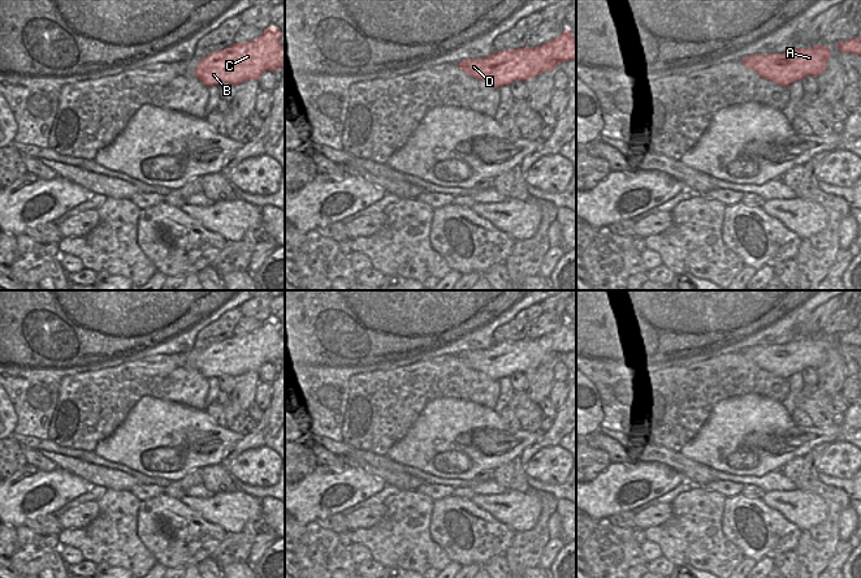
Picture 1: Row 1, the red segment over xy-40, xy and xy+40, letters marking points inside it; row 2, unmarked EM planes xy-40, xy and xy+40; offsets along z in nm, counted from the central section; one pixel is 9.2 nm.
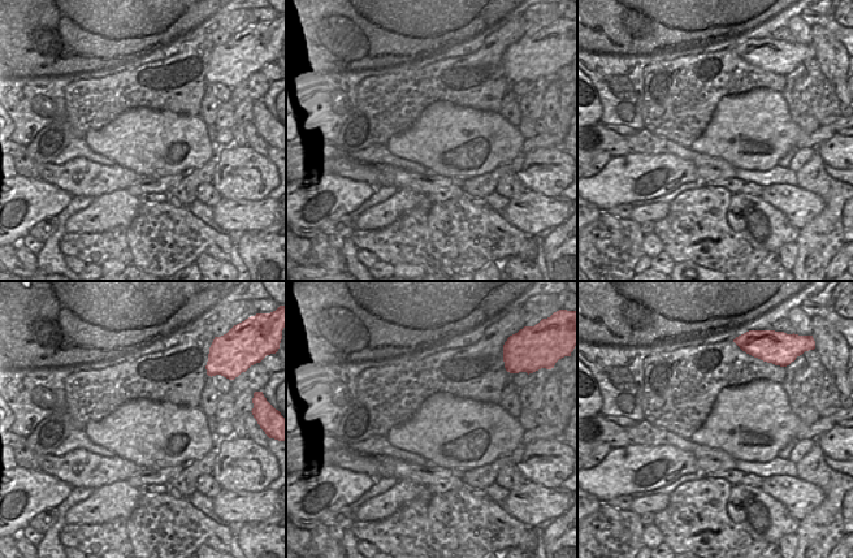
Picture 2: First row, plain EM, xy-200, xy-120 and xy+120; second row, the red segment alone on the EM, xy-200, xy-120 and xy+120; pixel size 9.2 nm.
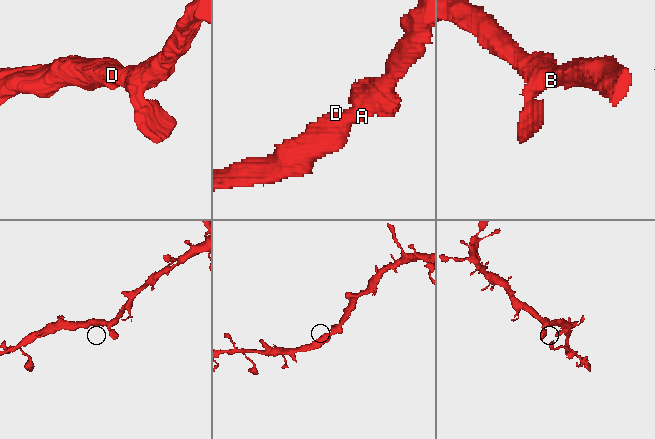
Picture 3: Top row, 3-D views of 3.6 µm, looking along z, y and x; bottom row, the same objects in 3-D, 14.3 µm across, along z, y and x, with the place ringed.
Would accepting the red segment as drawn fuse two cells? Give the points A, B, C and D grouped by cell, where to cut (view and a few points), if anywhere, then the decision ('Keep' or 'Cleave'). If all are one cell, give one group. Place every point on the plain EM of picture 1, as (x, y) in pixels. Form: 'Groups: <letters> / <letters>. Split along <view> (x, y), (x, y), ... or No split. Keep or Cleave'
Groups: A B C D. No split. Keep

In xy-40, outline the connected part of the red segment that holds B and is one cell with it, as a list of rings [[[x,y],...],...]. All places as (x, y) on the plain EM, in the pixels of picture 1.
[[[269,319],[248,335],[212,344],[196,355],[195,367],[207,379],[232,375],[234,378],[259,371],[267,362],[285,359],[285,337],[280,335],[284,325],[280,320]]]

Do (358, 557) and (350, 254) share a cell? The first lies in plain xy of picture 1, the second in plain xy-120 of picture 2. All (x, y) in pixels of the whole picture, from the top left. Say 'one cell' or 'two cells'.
two cells

